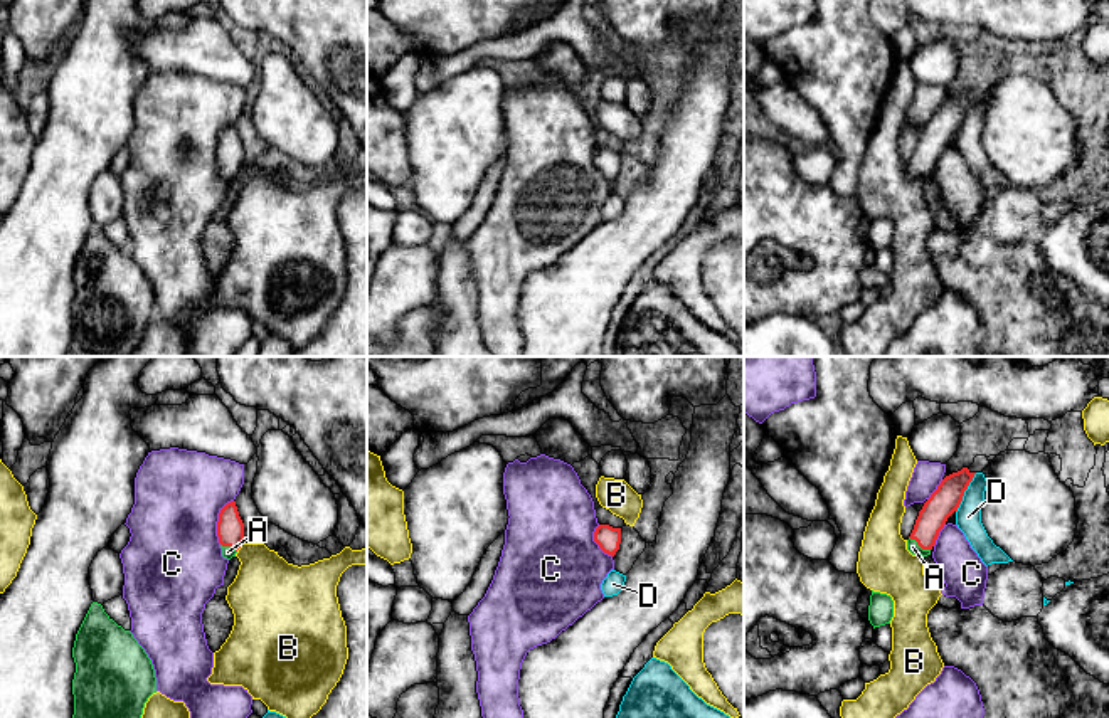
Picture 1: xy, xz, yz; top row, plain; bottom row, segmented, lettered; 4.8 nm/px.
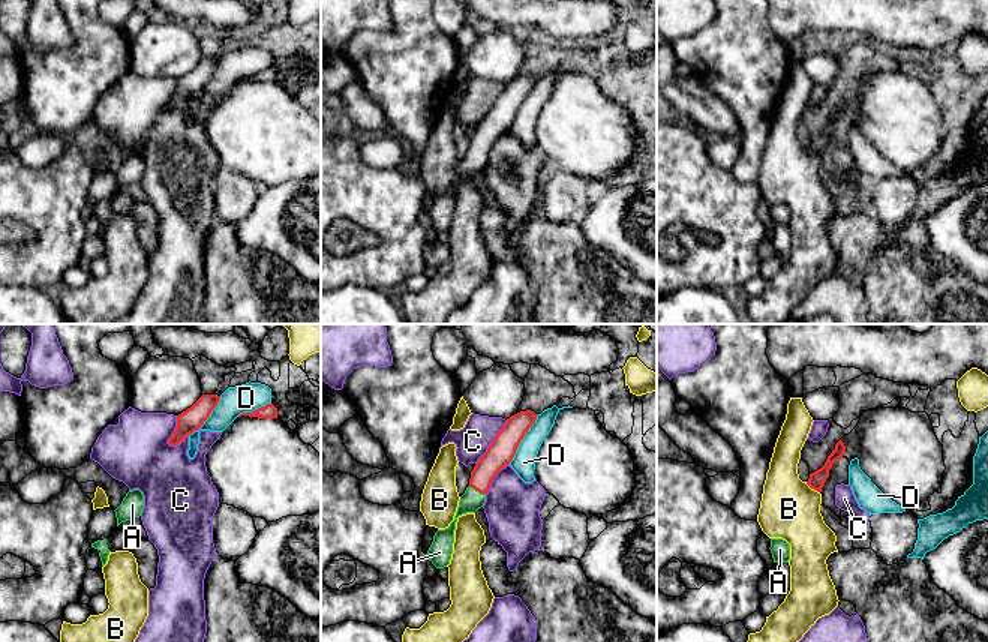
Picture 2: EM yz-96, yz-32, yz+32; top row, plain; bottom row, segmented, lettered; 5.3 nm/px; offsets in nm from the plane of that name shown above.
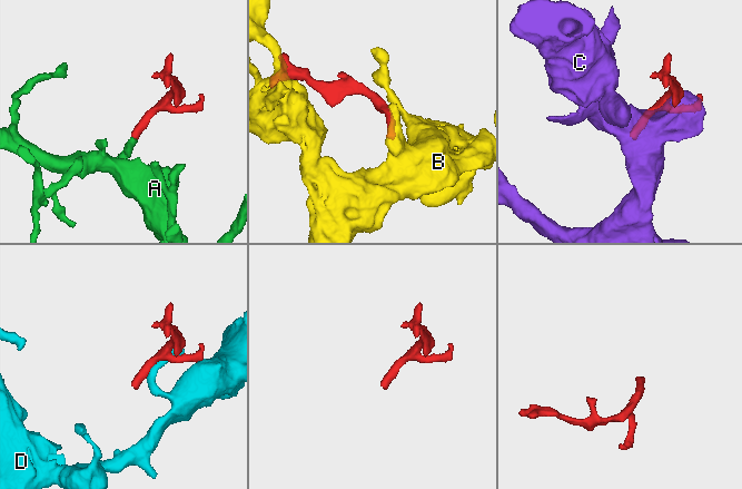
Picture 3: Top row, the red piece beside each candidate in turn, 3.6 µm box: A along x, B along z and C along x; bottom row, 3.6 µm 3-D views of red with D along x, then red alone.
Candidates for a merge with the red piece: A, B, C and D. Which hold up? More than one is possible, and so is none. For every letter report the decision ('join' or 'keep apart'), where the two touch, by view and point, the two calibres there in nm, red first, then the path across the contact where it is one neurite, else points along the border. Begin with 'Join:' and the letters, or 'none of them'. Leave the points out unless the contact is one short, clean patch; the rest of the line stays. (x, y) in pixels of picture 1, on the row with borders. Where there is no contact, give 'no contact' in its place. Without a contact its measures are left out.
Join: A
A: join; meets red in yz at (919, 545); 140 nm thick on the red side, 60 nm on the other; runs through yz (934, 513), (919, 545), (912, 547)
B: keep apart; meets red in xy at (239, 547); 130 nm thick on the red side, 340 nm on the other; border along xy (243, 543), (236, 550)
C: keep apart; meets red in xy at (217, 522); 130 nm thick on the red side, 440 nm on the other
D: keep apart; meets red in yz at (963, 493); 140 nm thick on the red side, 130 nm on the other

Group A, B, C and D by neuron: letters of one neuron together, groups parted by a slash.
A / B / C / D

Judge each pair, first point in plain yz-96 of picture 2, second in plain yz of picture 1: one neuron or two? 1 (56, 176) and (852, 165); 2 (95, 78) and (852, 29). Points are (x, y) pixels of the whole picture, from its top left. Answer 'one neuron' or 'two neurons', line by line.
1: two neurons
2: one neuron

